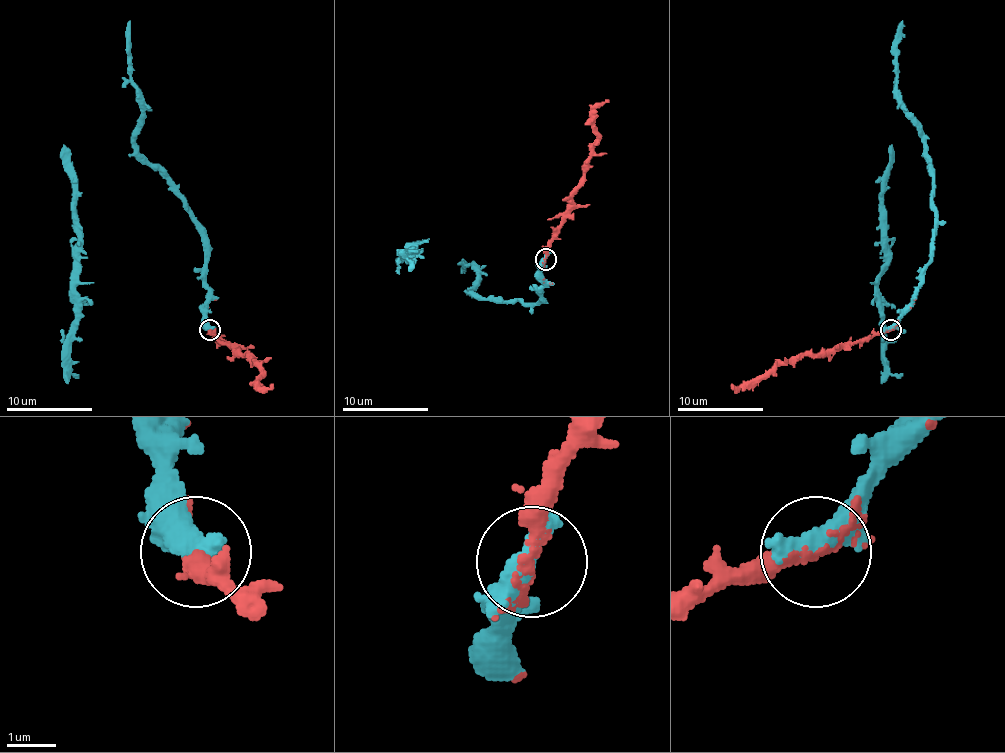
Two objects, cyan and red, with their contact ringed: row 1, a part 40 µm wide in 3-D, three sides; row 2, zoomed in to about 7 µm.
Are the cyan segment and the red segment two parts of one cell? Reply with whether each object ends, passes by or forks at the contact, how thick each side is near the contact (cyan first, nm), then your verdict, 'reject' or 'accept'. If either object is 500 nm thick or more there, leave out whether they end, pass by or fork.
calibres 600 and 130 nm; accept

